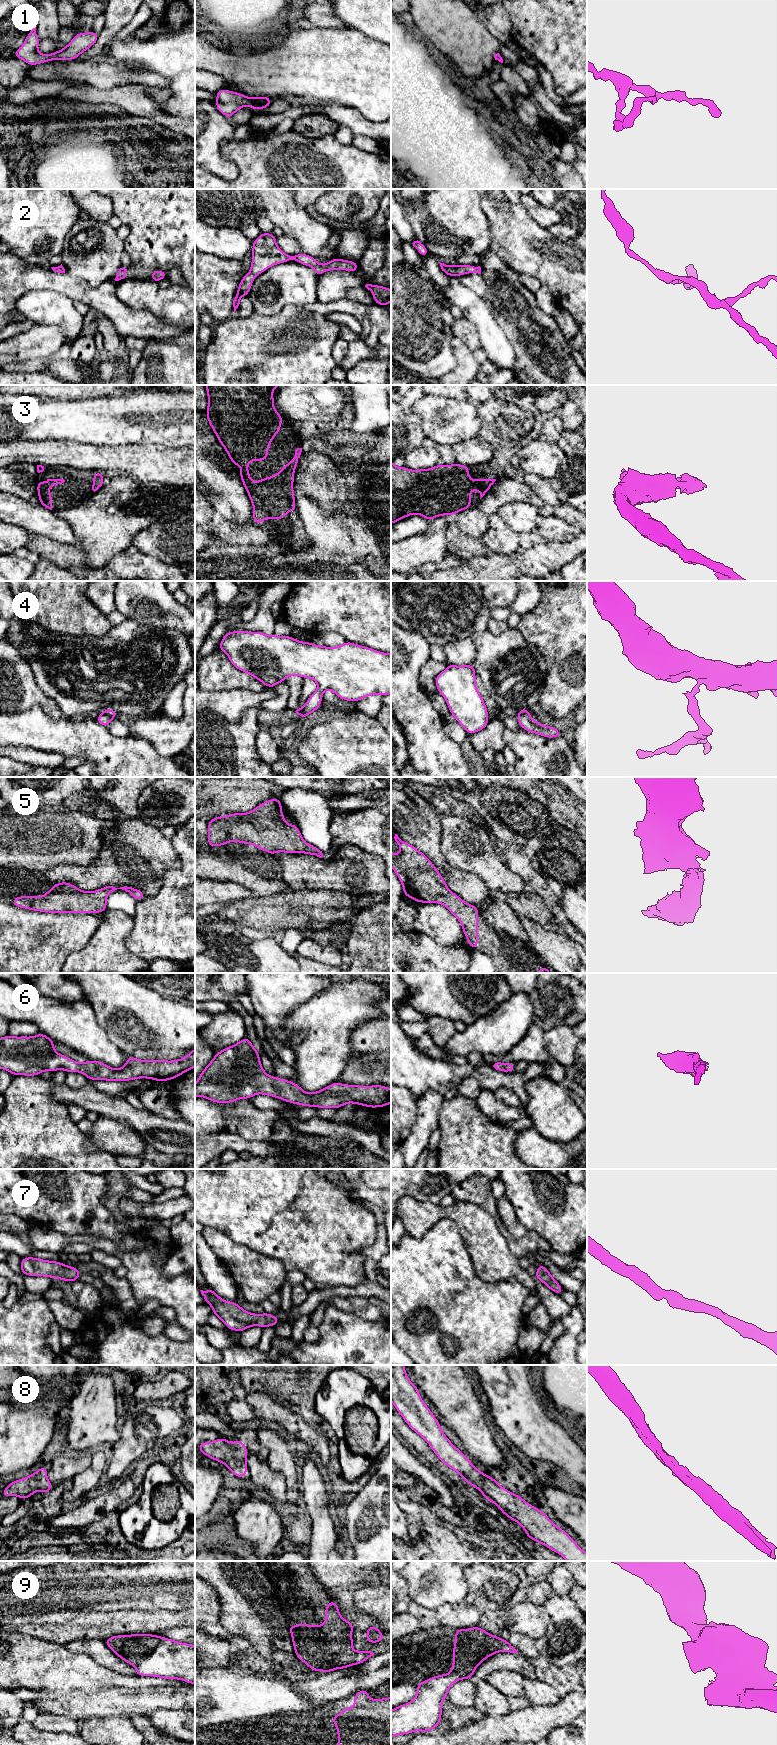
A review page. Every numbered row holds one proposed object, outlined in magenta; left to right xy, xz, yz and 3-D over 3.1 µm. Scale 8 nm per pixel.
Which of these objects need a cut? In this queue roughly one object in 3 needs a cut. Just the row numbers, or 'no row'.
4, 9

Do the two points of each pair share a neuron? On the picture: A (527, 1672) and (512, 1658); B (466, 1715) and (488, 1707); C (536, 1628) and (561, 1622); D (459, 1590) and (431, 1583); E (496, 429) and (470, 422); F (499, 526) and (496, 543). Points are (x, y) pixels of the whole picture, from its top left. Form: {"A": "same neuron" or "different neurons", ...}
{"A": "same neuron", "B": "different neurons", "C": "different neurons", "D": "same neuron", "E": "different neurons", "F": "same neuron"}

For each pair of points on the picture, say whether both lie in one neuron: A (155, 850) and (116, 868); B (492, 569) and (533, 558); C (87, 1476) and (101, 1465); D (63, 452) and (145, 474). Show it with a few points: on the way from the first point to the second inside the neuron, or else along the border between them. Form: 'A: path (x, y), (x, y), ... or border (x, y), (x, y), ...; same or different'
A: path (145, 854), (133, 854), (126, 859); same
B: path (502, 569), (523, 562); same
C: path (90, 1476), (98, 1468); same
D: path (83, 456), (93, 458), (125, 458); same

